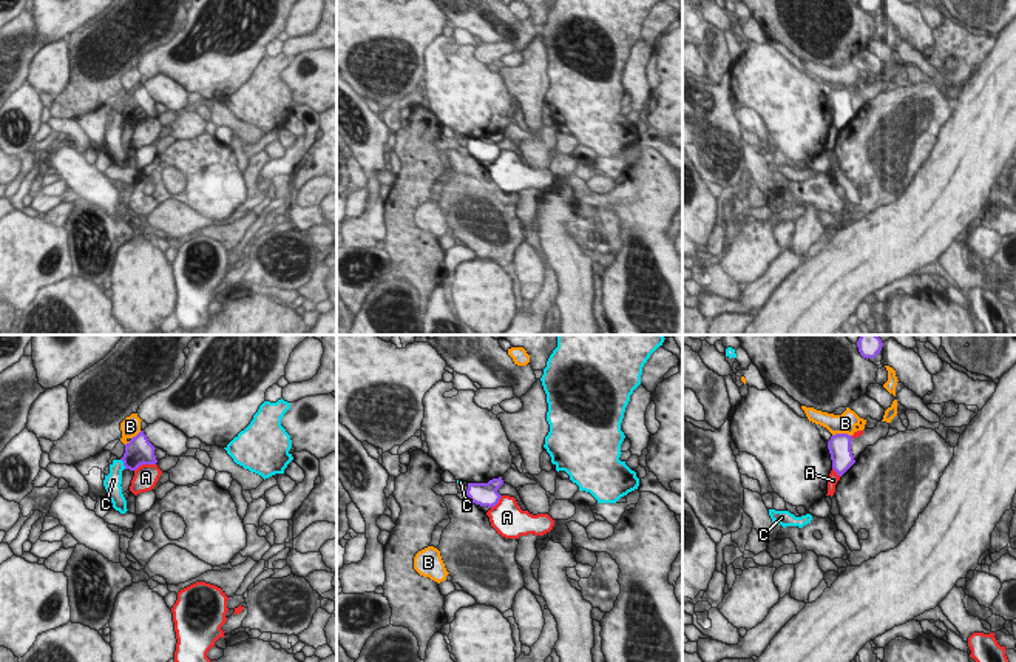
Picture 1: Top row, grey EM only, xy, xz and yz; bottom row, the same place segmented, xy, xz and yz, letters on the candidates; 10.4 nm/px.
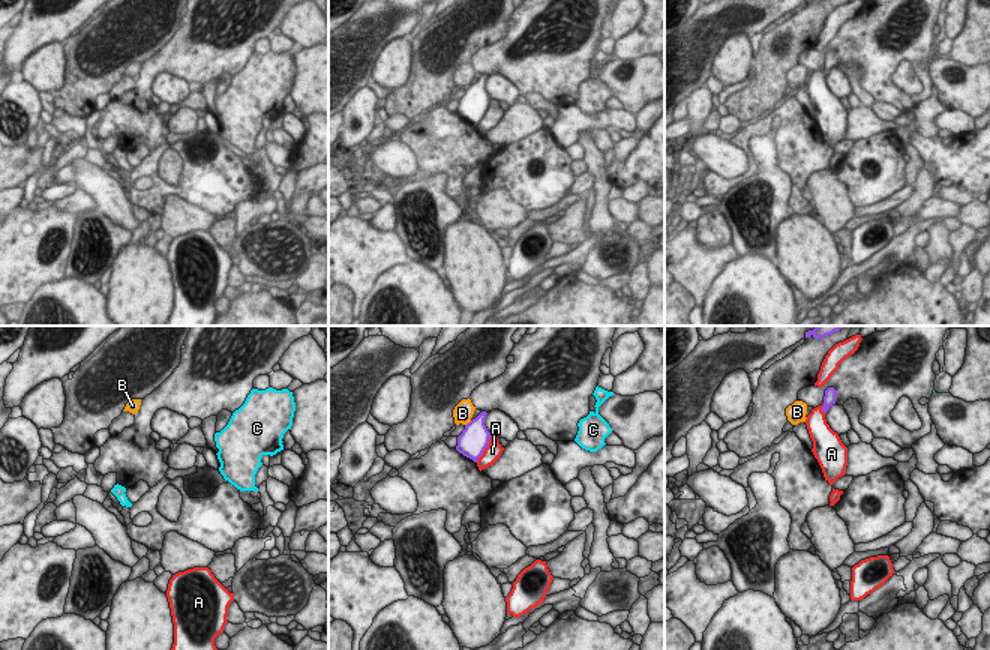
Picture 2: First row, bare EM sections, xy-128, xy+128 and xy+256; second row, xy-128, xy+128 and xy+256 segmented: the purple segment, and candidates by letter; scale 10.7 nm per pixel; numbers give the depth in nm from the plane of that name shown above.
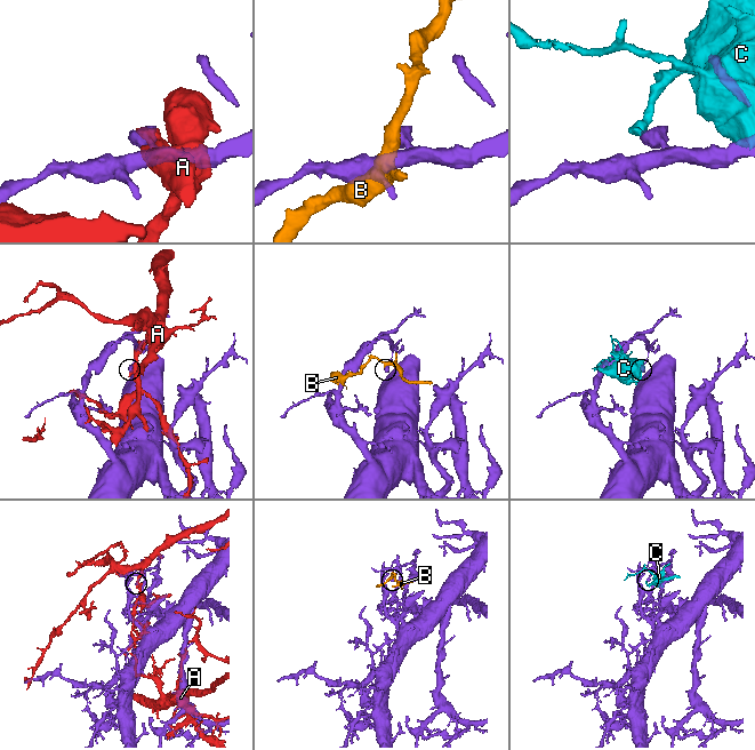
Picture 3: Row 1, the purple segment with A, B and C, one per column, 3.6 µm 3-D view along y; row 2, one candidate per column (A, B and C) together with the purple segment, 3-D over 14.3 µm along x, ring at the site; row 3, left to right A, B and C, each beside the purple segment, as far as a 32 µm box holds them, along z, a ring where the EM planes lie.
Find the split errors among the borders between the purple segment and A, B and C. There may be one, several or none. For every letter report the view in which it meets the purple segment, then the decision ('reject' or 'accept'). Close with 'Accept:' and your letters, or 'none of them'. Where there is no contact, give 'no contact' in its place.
A: contact in xy; reject
B: contact in yz; reject
C: contact in xy; reject
Accept: none of them

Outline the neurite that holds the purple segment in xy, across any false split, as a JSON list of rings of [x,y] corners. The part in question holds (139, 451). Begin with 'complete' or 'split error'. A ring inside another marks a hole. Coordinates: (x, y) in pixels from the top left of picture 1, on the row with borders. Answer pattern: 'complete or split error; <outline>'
complete; [[[144,431],[125,444],[125,454],[120,458],[125,469],[136,471],[142,464],[156,464],[154,446],[148,441]]]

